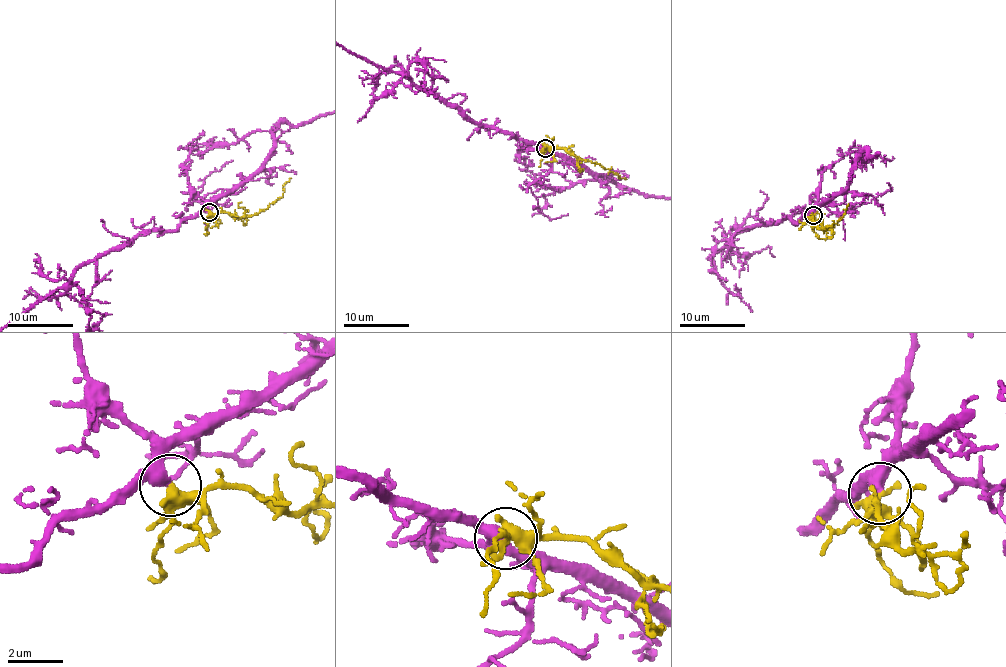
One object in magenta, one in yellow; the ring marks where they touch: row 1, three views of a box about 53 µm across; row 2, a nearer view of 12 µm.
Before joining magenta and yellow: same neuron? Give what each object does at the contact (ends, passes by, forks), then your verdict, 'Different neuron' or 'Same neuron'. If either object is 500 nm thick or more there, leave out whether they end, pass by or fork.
At the ring magenta passes by. At the ring yellow forks. Same neuron

